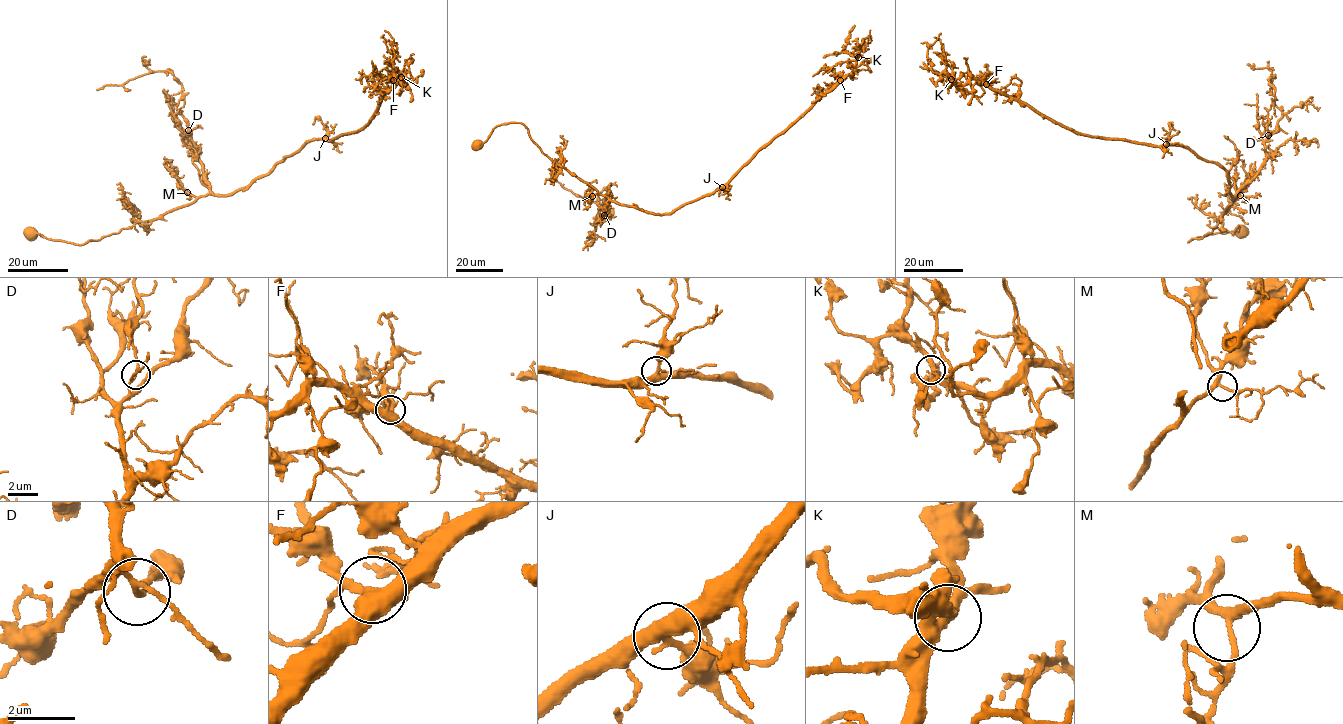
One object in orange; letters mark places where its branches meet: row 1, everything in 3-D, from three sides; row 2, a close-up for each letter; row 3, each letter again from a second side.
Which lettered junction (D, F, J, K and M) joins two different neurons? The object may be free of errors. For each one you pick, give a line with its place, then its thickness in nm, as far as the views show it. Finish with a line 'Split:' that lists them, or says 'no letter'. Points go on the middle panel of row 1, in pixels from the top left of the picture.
D: place (604, 215); calibre 120 nm
Split: D

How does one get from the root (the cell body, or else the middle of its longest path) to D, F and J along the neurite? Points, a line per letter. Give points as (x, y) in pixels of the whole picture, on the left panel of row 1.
D: (31, 234), (83, 244), (138, 222), (150, 222), (203, 196), (210, 188), (188, 130)
F: (31, 234), (83, 244), (156, 219), (200, 196), (244, 189), (310, 141), (363, 130), (393, 80)
J: (31, 234), (77, 244), (98, 240), (138, 222), (156, 219), (200, 196), (244, 189), (307, 142), (325, 138)

